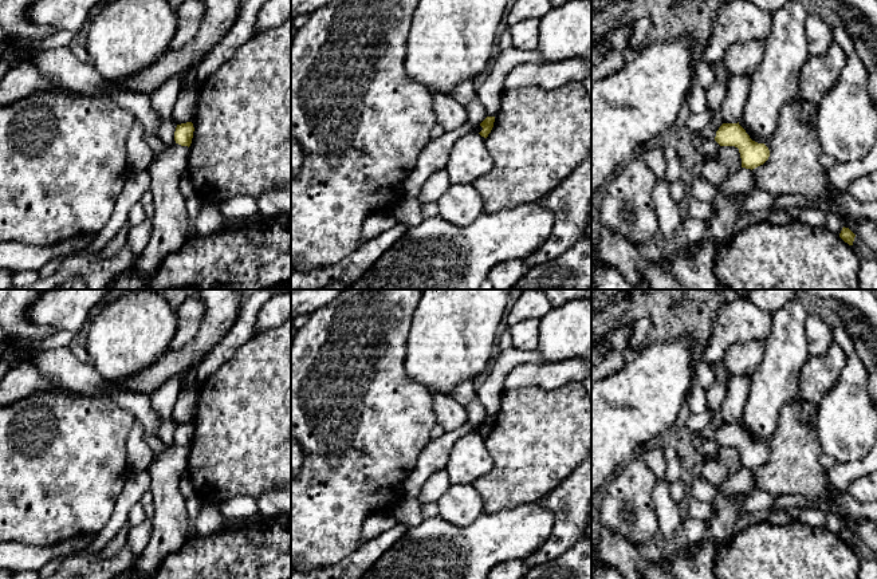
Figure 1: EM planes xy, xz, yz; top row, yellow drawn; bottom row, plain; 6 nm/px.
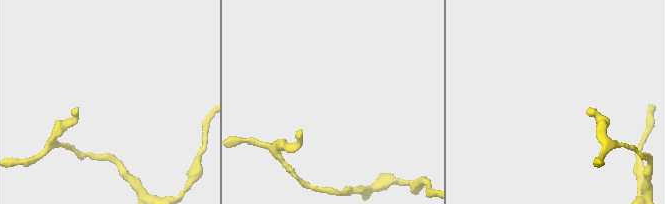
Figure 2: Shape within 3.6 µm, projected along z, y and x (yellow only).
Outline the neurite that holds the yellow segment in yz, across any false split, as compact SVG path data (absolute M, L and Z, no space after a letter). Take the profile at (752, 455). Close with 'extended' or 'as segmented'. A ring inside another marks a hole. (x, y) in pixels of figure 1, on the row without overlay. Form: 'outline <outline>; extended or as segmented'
outline M723 424L716 432L715 441L720 446L735 446L739 449L742 468L755 469L763 465L770 450L764 444L758 444L750 438L746 430L738 424Z; as segmented

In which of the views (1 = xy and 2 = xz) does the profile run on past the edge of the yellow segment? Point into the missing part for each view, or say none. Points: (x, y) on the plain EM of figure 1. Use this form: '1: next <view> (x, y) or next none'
1: next none
2: next none

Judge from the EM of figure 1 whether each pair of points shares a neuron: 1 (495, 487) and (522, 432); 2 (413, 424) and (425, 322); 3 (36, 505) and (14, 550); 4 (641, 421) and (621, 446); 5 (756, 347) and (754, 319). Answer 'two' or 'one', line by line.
1: one
2: two
3: two
4: one
5: two

